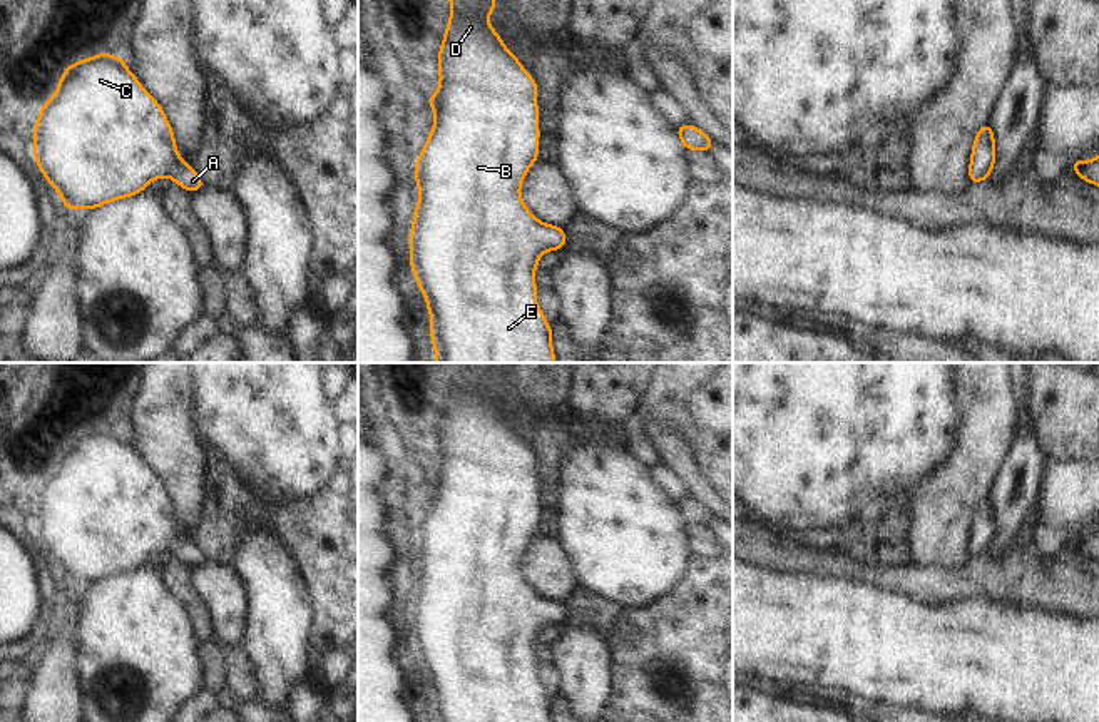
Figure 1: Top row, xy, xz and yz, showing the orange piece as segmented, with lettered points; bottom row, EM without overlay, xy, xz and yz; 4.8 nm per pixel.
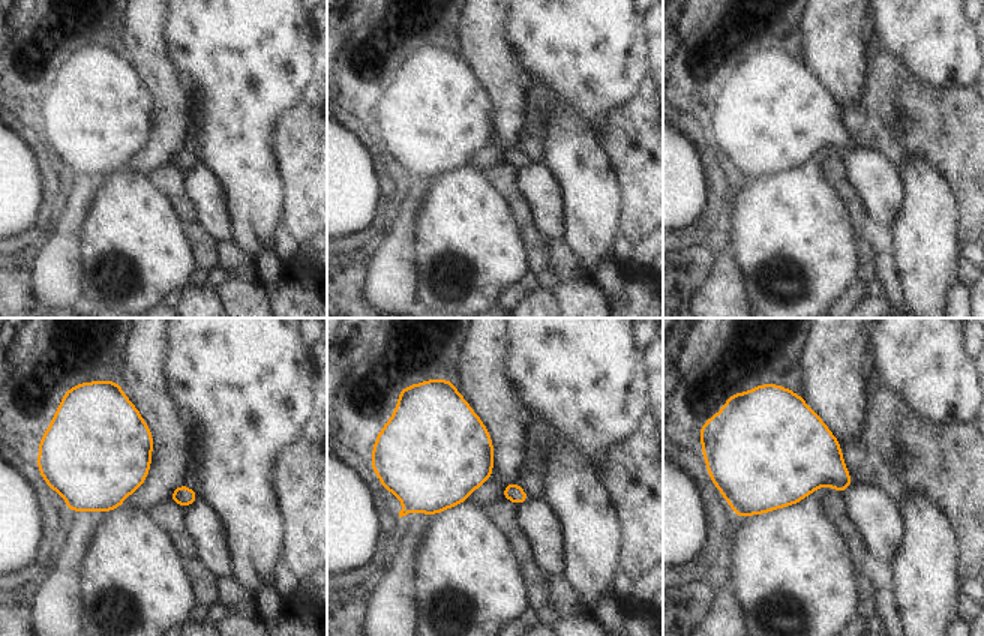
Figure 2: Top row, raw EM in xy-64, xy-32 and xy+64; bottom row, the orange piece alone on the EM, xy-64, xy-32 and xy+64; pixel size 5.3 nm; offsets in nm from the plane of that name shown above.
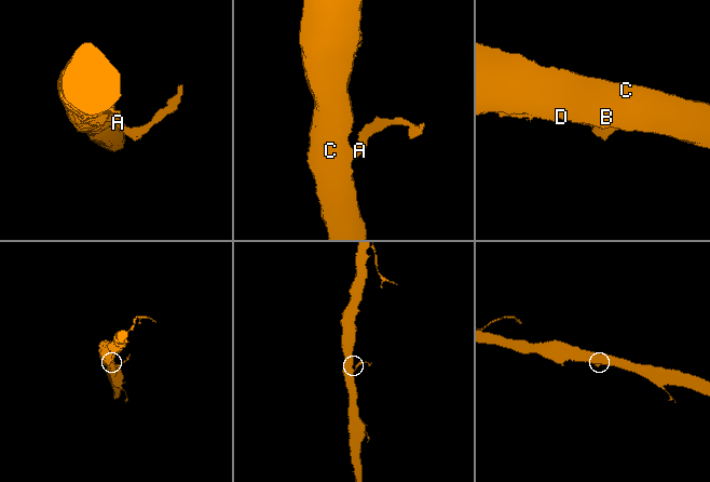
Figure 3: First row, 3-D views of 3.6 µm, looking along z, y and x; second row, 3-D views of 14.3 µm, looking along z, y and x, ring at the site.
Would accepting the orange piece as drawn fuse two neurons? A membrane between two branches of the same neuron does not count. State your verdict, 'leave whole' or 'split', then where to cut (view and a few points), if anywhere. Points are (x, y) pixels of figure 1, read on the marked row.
leave whole | no cut

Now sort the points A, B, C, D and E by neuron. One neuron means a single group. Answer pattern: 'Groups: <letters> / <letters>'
Groups: A B C D E

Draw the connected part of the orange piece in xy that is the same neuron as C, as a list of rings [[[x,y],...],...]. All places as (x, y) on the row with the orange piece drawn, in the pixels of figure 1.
[[[107,52],[65,67],[54,95],[40,105],[32,139],[33,159],[49,186],[60,194],[62,209],[92,211],[132,197],[164,175],[191,194],[206,187],[181,159],[174,130],[159,102],[122,57]]]

